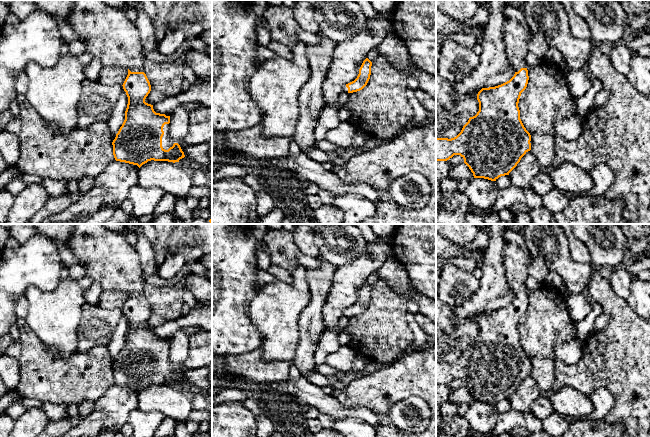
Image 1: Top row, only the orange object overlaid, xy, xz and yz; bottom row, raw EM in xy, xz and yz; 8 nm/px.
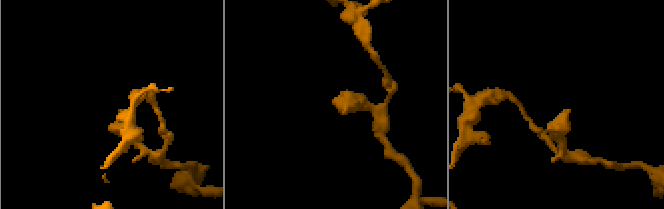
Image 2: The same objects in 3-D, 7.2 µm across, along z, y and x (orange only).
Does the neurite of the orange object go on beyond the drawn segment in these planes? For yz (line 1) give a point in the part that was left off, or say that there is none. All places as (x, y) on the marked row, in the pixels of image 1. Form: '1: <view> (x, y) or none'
1: yz (516, 38)

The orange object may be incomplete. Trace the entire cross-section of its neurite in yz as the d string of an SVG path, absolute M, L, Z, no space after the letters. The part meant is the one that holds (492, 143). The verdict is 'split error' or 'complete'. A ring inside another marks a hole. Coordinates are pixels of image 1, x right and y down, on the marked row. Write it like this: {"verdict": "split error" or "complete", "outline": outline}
{"verdict": "split error", "outline": "M514 17L508 18L504 25L503 41L508 63L515 71L514 76L501 85L482 88L478 92L479 111L475 116L469 118L461 132L451 139L436 138L436 161L447 161L454 155L460 155L473 173L474 178L496 181L501 176L509 175L520 162L521 158L531 150L531 135L520 119L520 110L518 107L521 93L526 89L529 80L526 62L526 56L529 51L529 40L530 36L521 23Z"}

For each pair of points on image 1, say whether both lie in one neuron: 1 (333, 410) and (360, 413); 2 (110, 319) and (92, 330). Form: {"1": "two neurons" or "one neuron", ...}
{"1": "one neuron", "2": "one neuron"}

